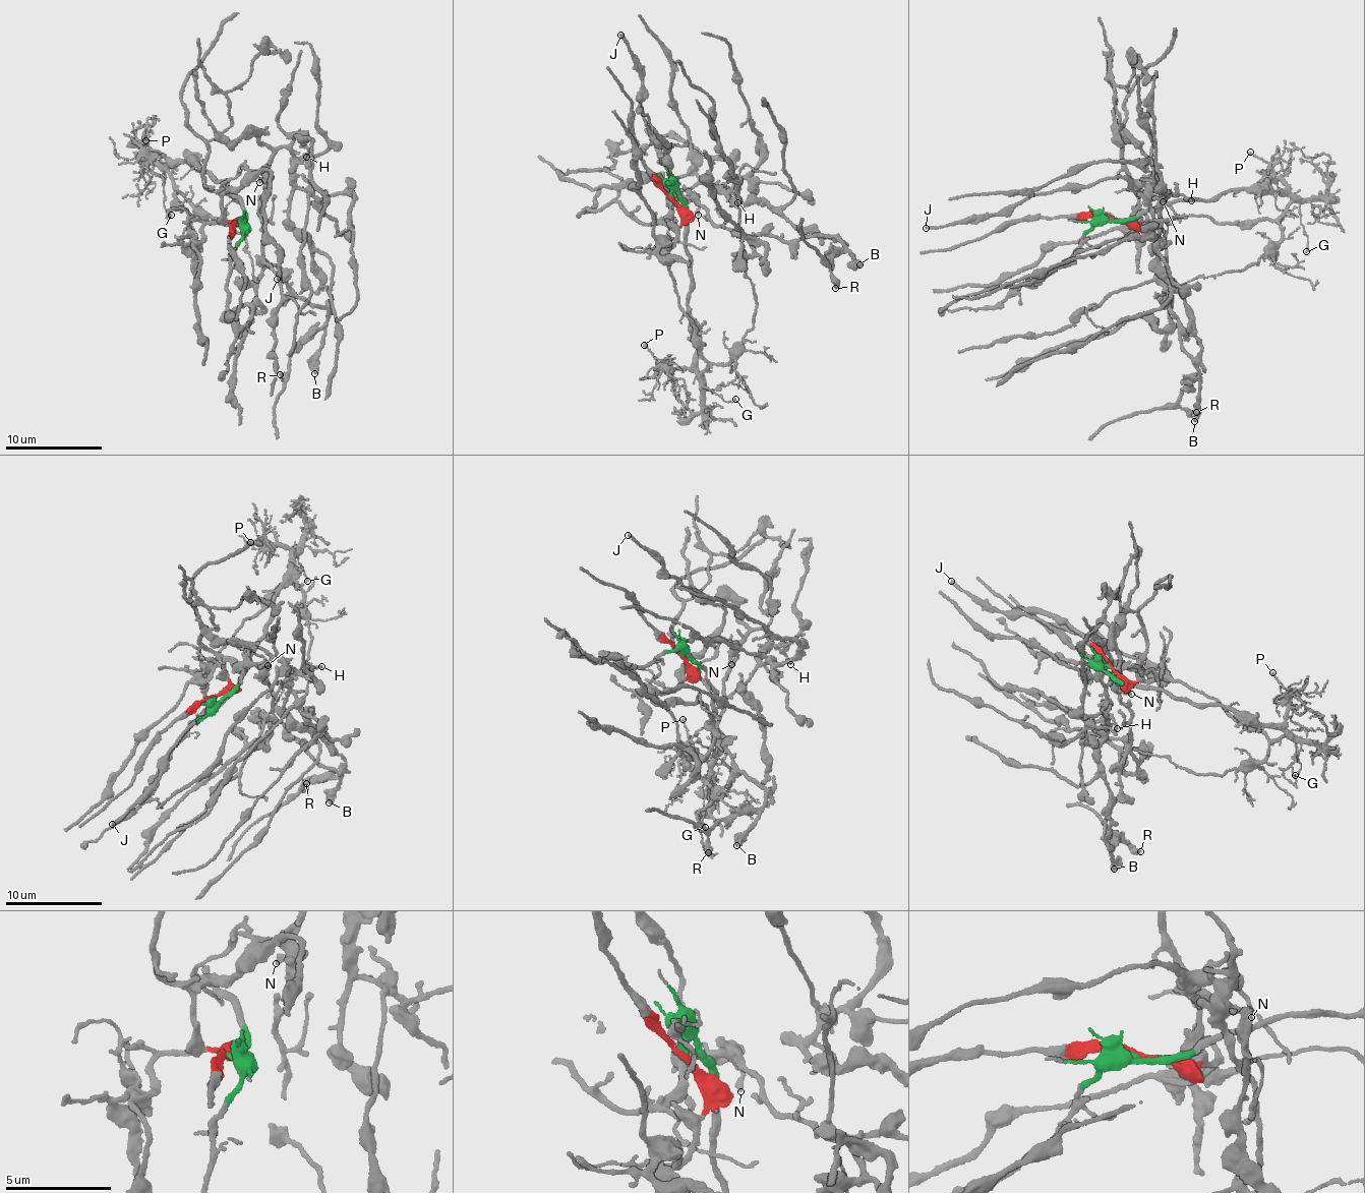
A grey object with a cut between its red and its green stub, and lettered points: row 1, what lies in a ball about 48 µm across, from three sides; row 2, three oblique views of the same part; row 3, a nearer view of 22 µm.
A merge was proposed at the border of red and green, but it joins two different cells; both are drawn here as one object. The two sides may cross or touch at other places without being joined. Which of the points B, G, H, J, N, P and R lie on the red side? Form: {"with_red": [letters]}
{"with_red": ["B", "H", "J", "N", "R"]}

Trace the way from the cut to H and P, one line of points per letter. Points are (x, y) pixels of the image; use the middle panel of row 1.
H: (670, 197), (680, 219), (674, 228), (664, 222), (668, 203), (686, 197), (692, 186), (722, 188), (738, 201)
P: (670, 195), (674, 192), (684, 204), (687, 221), (695, 360), (674, 368), (643, 344)

